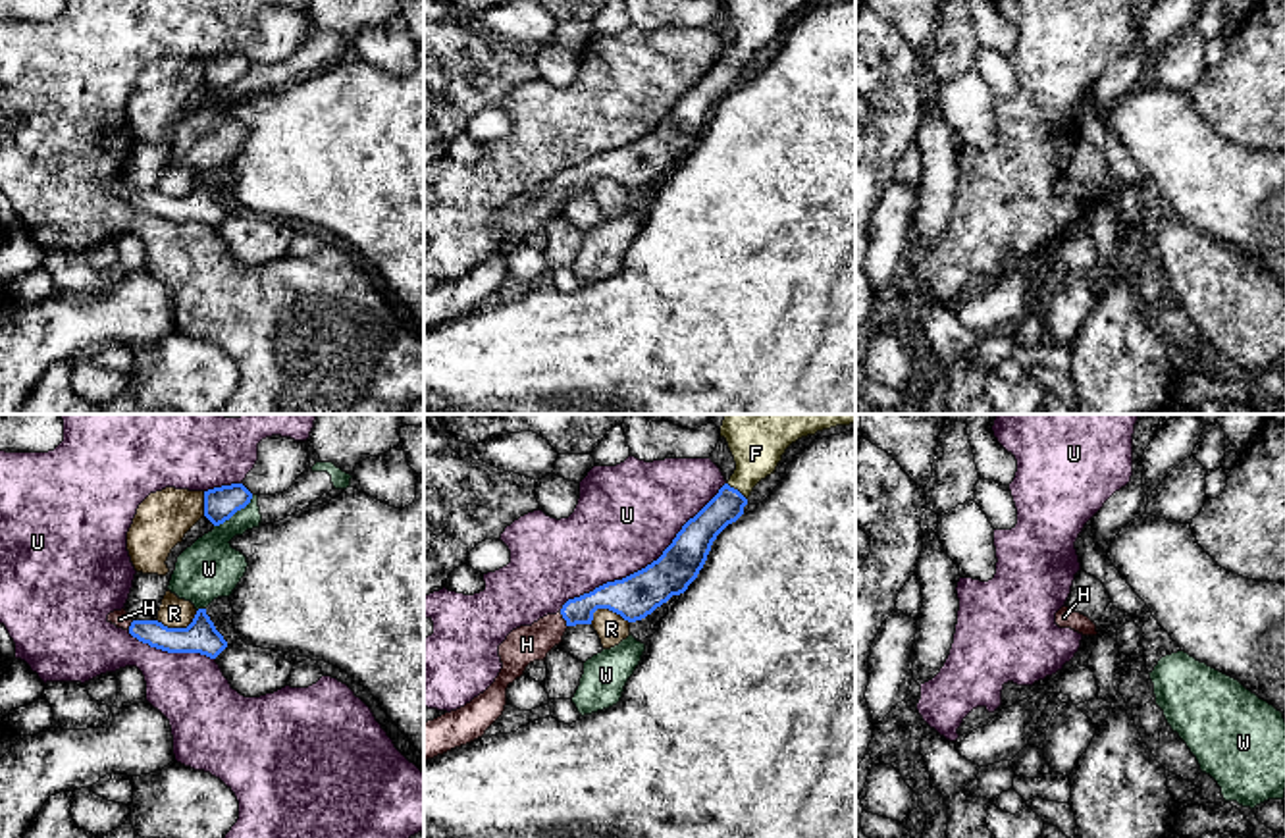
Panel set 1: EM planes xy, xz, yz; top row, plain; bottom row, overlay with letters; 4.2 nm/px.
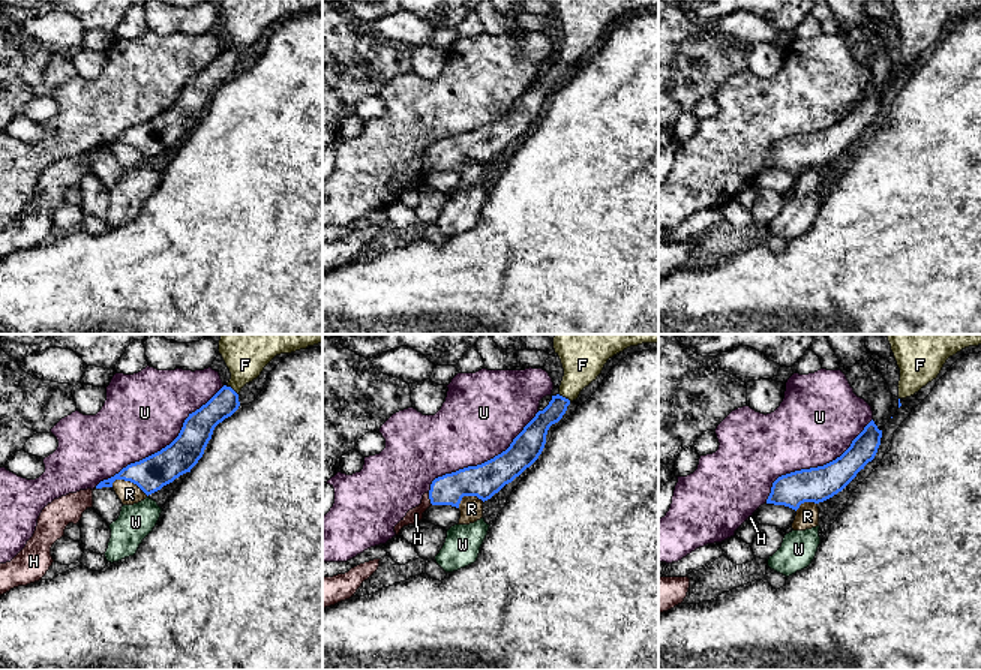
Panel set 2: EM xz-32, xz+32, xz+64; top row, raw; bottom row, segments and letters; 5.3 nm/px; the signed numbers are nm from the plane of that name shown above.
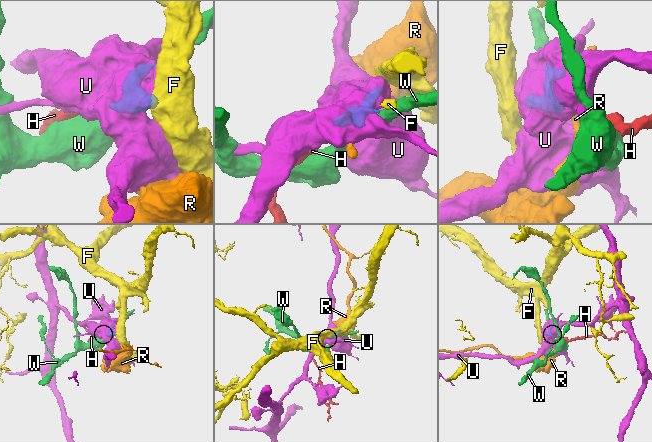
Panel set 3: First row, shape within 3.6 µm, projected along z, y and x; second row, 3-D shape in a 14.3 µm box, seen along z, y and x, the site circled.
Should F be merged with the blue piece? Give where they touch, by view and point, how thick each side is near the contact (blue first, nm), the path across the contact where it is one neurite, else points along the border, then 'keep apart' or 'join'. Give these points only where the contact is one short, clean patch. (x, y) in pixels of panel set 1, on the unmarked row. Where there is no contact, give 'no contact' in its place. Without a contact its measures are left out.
xz (736, 58) | 140/190 nm | across xz (698, 103), (729, 72), (736, 58), (748, 43), (756, 22) | join

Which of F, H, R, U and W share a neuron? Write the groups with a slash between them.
F H / R / U / W

